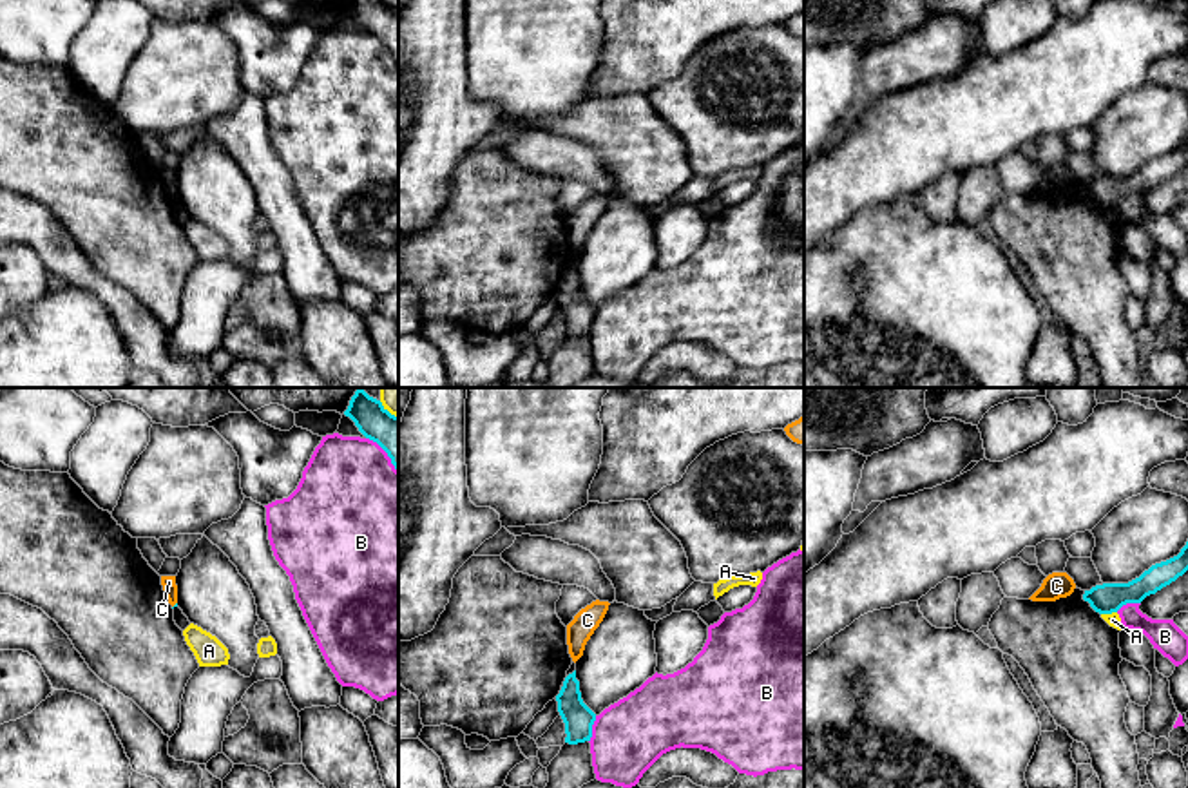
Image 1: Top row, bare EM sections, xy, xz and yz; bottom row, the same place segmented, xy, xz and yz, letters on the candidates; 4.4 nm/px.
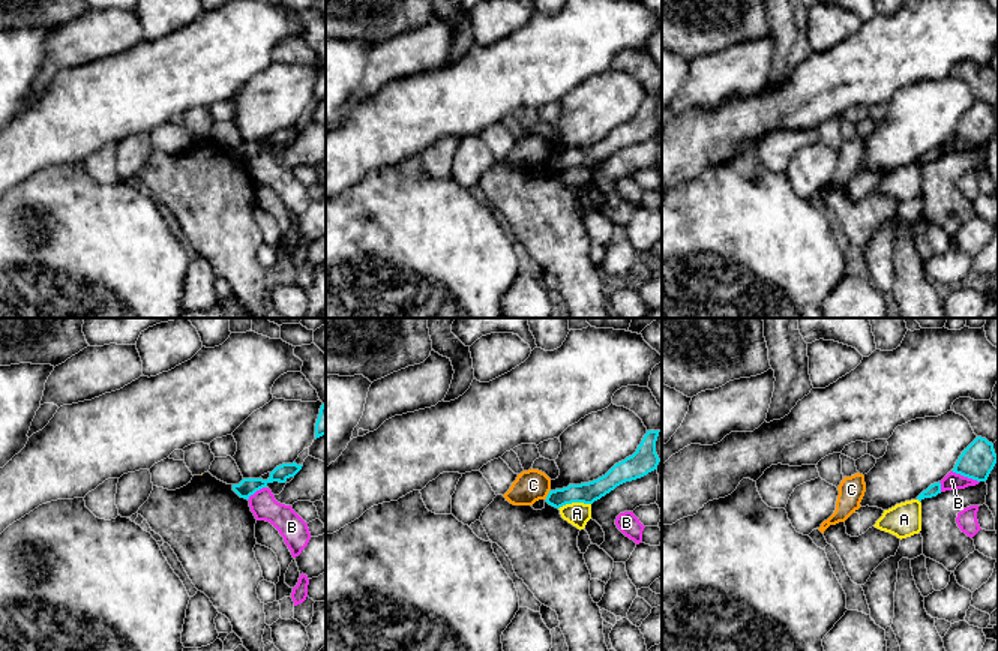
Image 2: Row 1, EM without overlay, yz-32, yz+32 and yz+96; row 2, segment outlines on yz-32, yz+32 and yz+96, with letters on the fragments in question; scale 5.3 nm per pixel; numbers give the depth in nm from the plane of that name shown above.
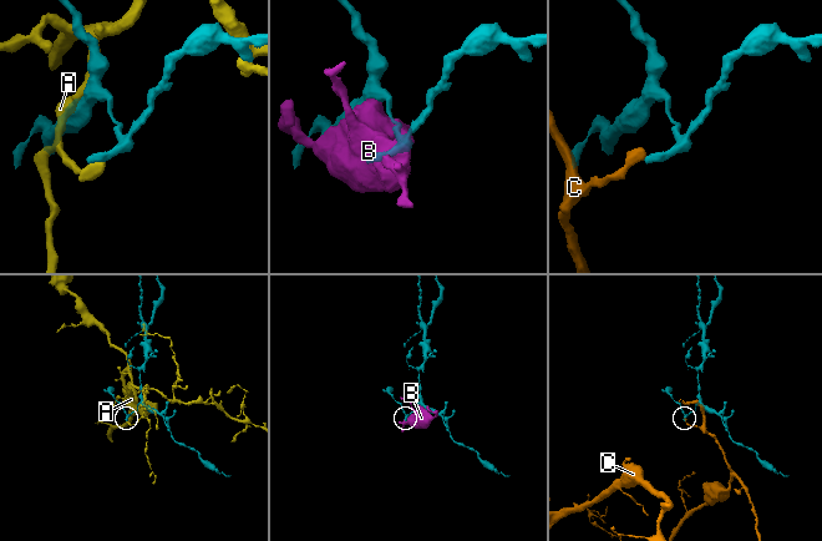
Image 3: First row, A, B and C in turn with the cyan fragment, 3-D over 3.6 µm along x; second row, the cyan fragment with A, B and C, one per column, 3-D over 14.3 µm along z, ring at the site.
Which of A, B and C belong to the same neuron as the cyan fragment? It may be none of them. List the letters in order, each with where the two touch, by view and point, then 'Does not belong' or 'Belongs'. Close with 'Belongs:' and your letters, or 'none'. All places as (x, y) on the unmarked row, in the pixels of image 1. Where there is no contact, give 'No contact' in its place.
A: Touches cyan at yz (1109, 207). Does not belong
B: Touches cyan at xz (591, 323). Does not belong
C: Touches cyan at xy (174, 200). Does not belong
Belongs: none

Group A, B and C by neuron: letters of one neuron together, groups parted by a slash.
A / B / C

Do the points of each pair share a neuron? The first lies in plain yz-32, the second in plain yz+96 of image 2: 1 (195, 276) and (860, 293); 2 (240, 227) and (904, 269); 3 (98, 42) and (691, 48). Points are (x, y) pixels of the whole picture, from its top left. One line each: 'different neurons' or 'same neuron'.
1: same neuron
2: same neuron
3: different neurons

